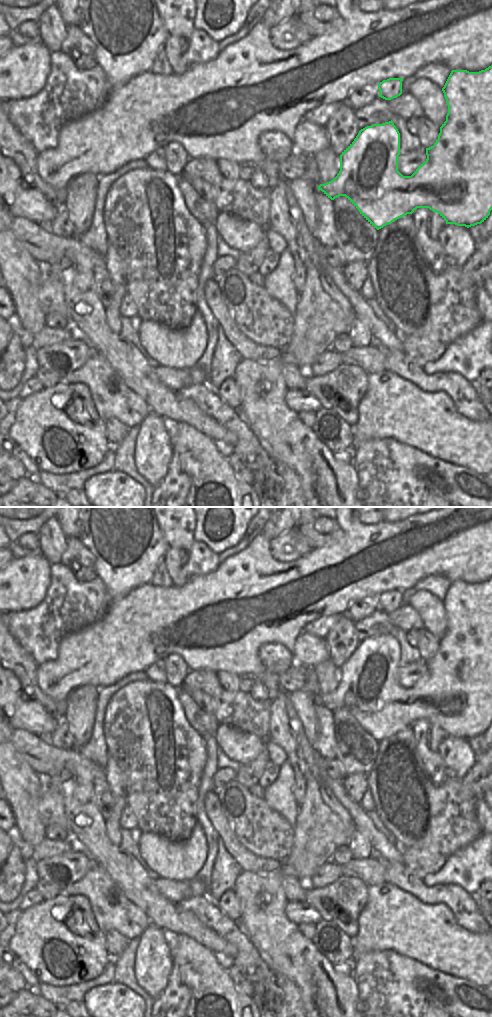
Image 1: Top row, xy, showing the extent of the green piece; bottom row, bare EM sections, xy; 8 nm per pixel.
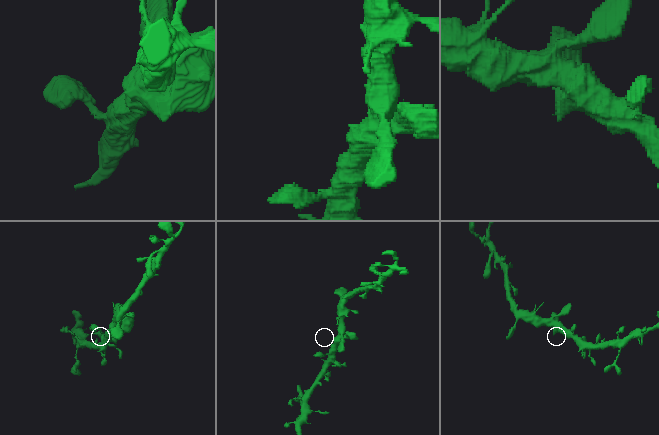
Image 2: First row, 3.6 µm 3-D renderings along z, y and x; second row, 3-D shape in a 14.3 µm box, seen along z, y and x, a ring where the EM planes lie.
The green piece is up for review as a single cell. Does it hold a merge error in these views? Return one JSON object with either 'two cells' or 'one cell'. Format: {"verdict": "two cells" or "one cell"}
{"verdict": "one cell"}

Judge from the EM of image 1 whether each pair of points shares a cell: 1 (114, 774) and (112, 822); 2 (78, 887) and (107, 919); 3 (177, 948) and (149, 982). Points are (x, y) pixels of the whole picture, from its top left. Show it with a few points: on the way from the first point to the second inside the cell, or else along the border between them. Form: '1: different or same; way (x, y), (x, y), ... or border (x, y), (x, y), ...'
1: same; way (116, 786), (118, 792), (117, 810)
2: same; way (87, 890), (107, 910)
3: different; border (163, 934), (172, 963)

